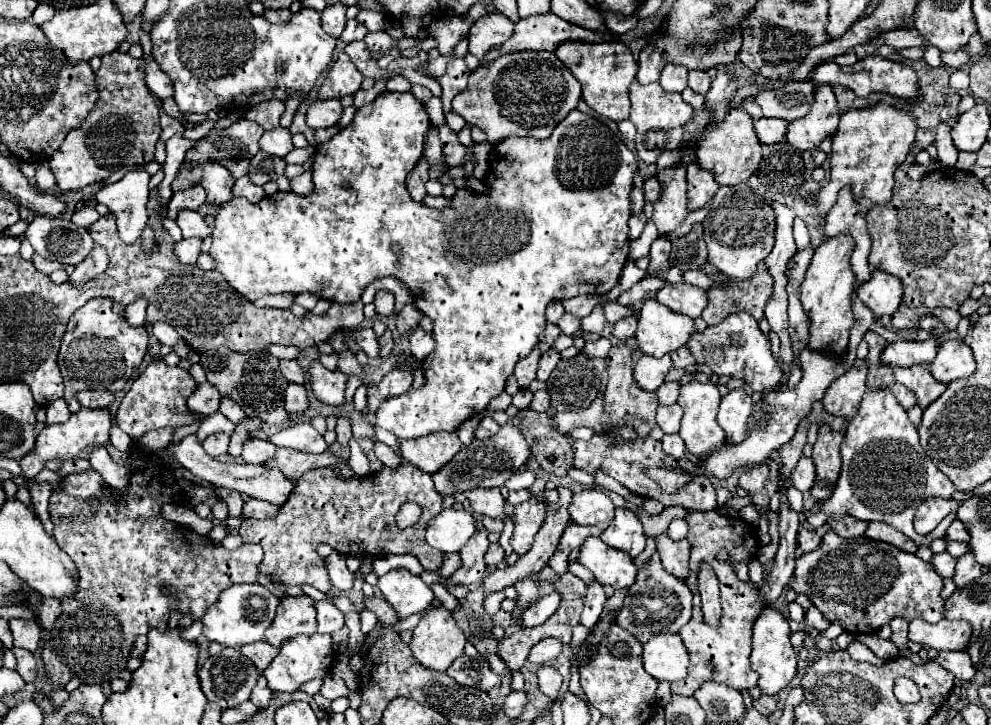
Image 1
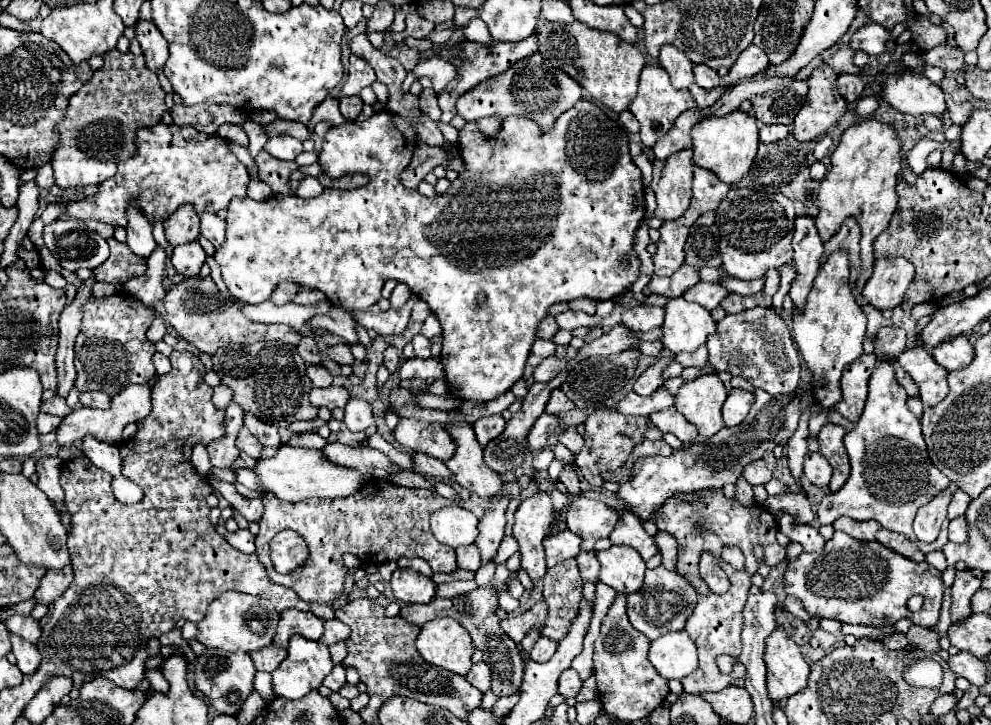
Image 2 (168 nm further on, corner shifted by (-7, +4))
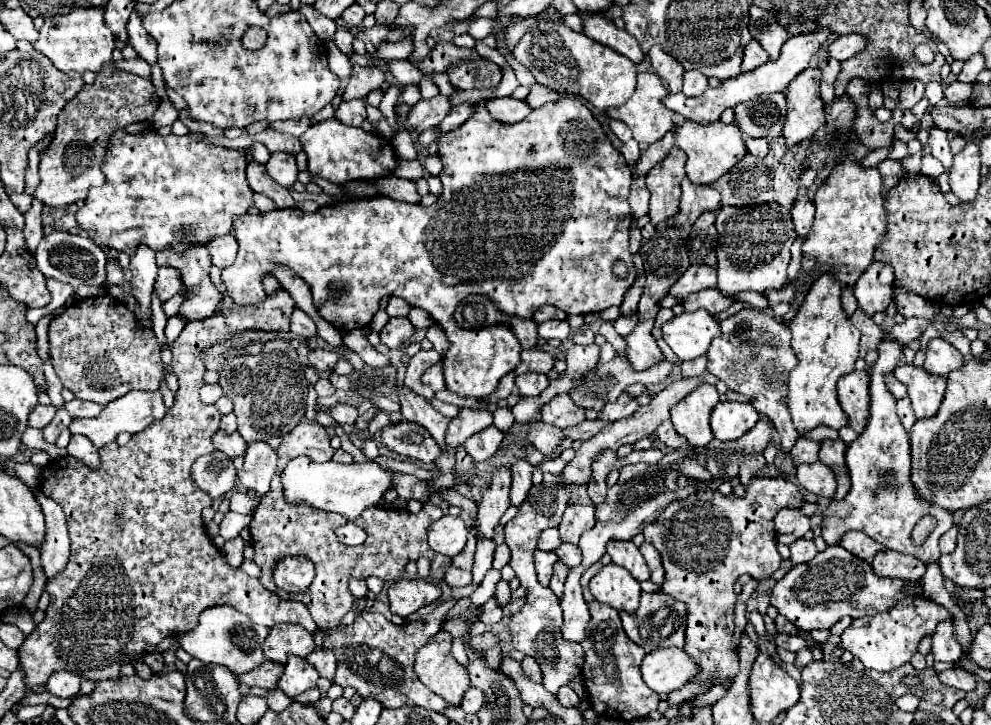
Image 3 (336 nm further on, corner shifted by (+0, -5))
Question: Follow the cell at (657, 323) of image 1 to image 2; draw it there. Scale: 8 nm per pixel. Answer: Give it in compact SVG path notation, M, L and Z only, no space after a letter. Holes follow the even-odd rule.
M682 297L670 299L666 305L662 343L672 353L694 351L706 343L708 335L716 331L716 321L708 309L702 309L698 303L690 303Z

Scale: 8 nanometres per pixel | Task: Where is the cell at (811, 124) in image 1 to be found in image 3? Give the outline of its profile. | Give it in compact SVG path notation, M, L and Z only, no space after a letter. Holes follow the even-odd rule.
M807 68L785 90L787 118L783 138L787 146L795 146L825 126L825 104L819 96L819 68Z

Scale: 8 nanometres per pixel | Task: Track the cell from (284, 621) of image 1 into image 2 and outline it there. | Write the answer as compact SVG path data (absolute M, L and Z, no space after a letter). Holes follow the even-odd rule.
M286 609L280 613L280 623L274 635L274 645L288 647L288 639L292 635L302 635L306 639L318 641L324 633L324 623L312 615L310 611L298 611L298 609Z

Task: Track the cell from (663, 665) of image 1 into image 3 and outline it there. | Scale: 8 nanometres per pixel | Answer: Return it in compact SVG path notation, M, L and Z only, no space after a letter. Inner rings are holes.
M681 648L651 650L641 662L641 676L657 694L669 694L685 686L691 674L695 674L695 662Z

